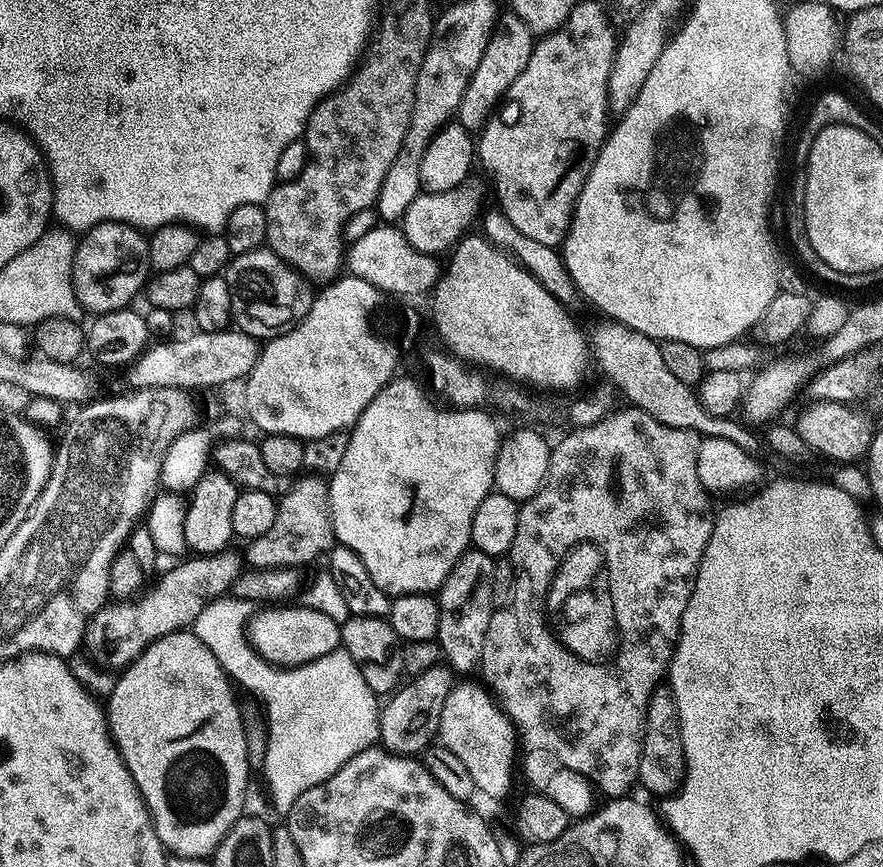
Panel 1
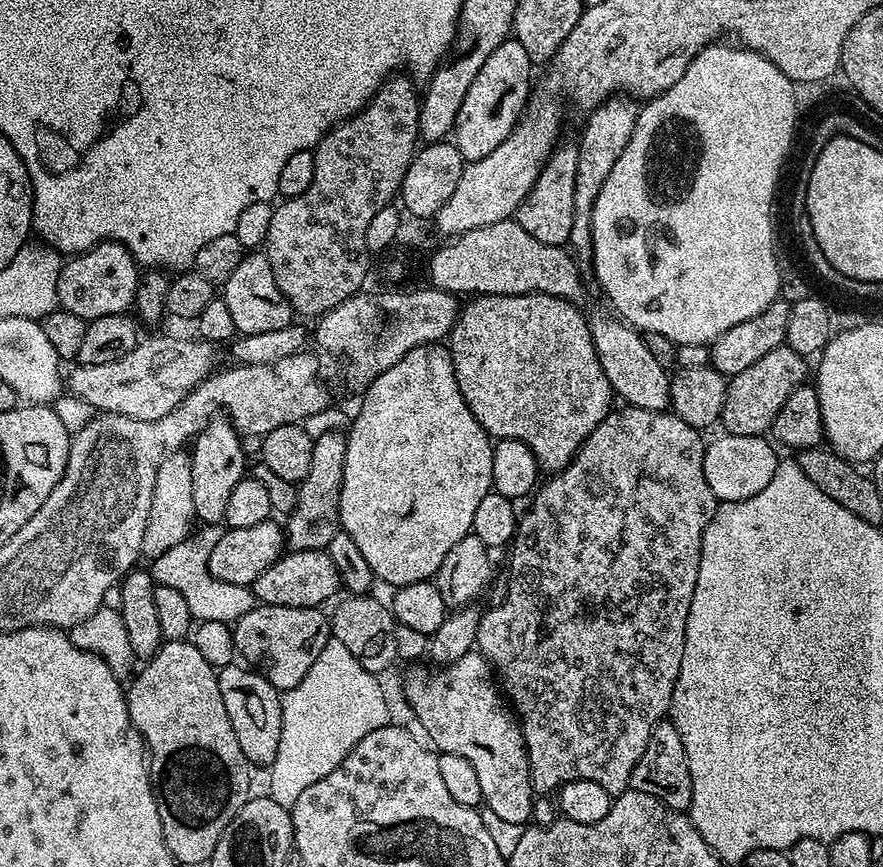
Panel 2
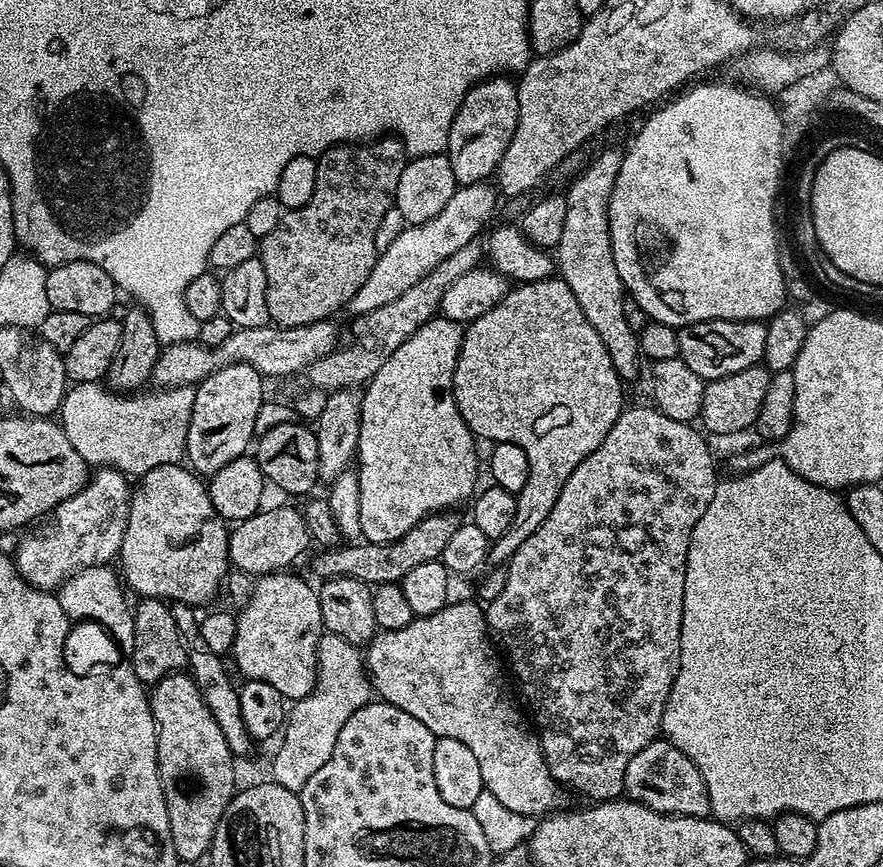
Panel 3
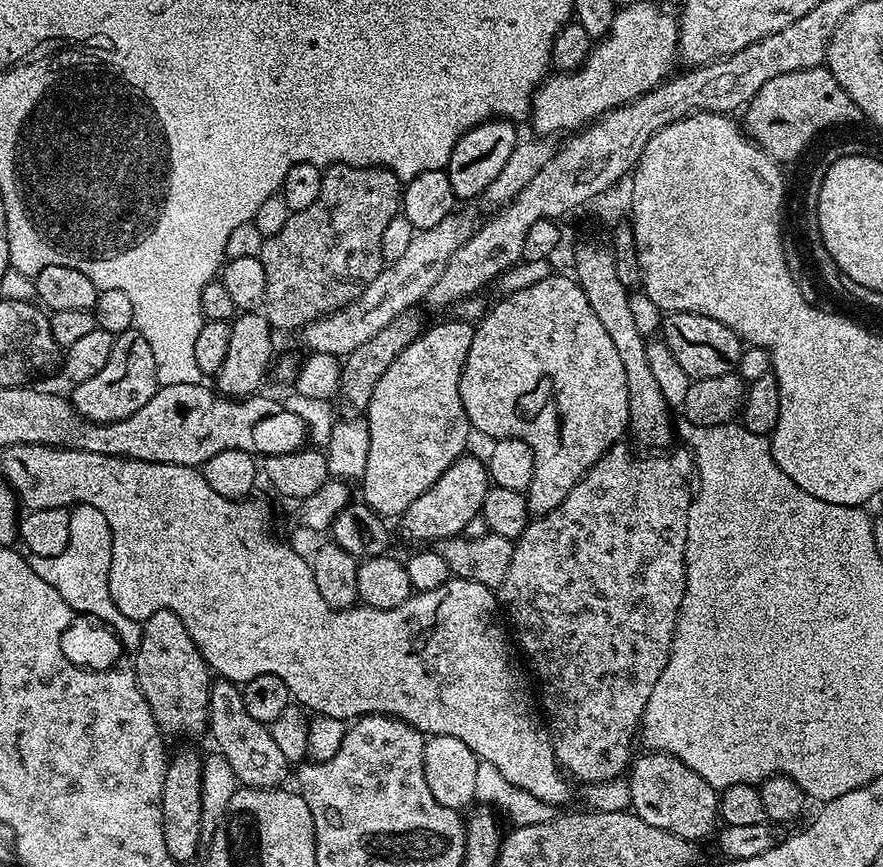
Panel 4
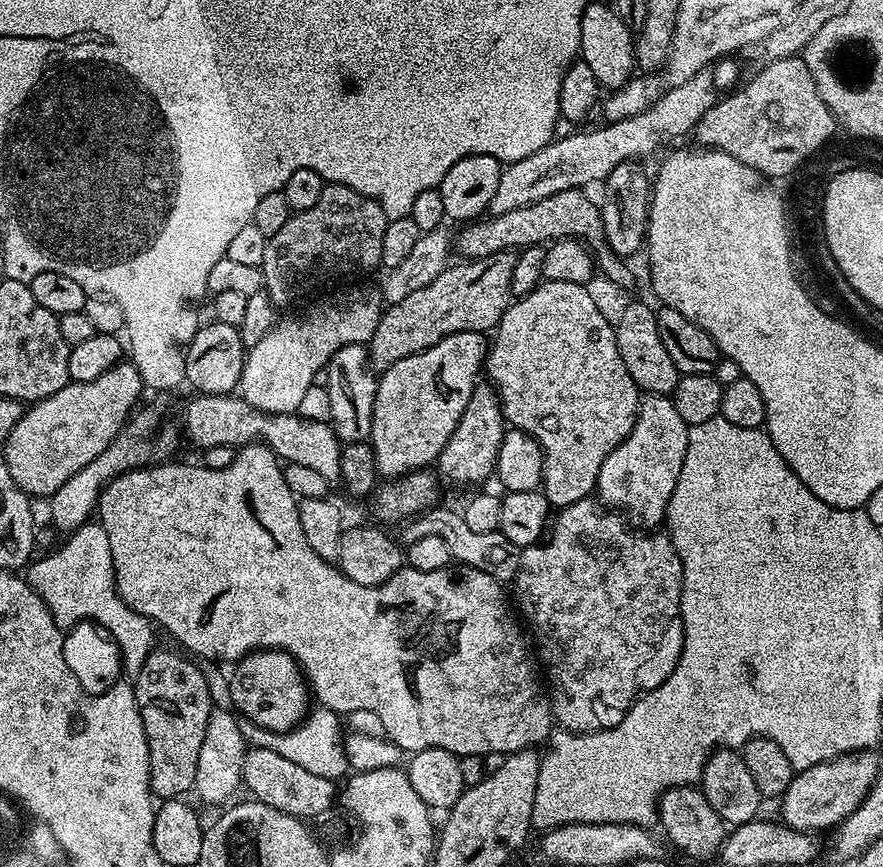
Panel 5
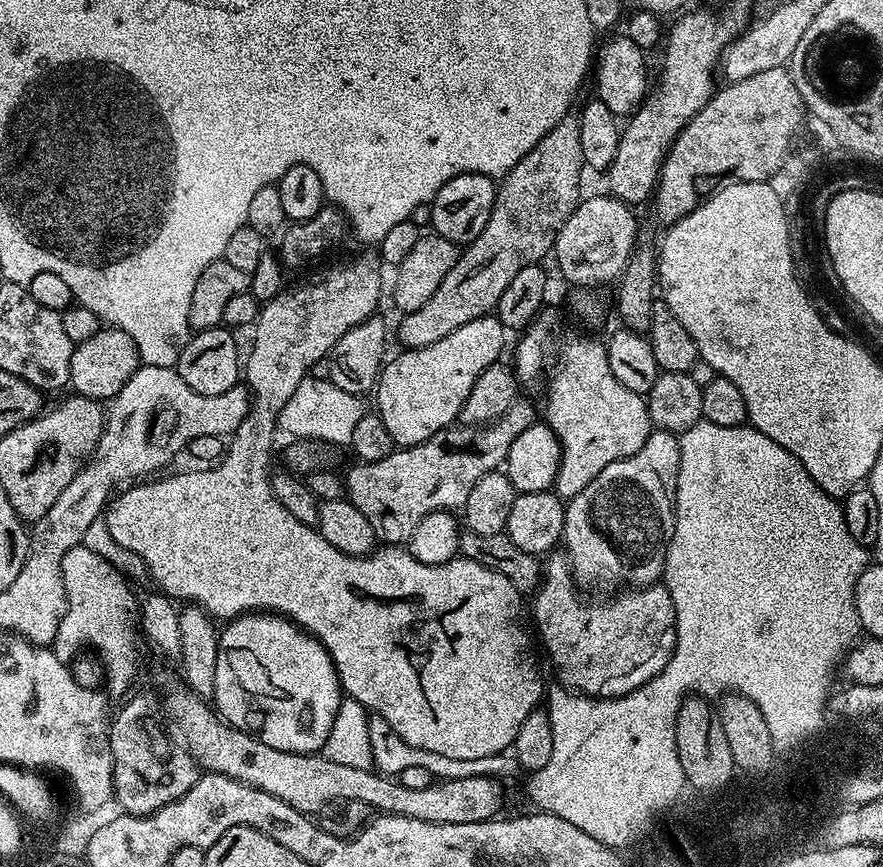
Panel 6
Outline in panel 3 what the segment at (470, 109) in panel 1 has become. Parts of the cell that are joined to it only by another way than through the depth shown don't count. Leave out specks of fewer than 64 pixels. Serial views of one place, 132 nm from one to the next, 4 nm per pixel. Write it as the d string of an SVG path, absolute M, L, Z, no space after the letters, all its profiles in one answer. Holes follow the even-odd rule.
M497 74L473 84L450 126L446 155L457 185L487 181L500 167L506 146L510 146L510 138L514 138L514 130L518 126L516 84L508 80L511 79L507 75Z

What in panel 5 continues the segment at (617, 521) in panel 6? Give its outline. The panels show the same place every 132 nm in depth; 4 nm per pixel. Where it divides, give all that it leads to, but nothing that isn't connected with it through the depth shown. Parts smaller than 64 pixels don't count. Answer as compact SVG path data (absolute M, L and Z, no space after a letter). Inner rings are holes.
M645 395L630 434L602 462L596 483L599 499L608 506L628 508L626 516L633 525L644 530L659 529L669 515L670 501L682 474L682 462L688 460L689 427L682 414L678 414L671 395Z

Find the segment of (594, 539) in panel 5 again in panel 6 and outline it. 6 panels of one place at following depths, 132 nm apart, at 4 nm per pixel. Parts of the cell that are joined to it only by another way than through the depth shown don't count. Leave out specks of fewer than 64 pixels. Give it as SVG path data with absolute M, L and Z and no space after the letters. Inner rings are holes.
M556 555L547 557L540 587L534 593L536 601L530 604L535 631L538 636L540 631L553 666L560 668L555 679L571 691L611 700L659 676L678 643L678 617L674 614L671 587L657 582L617 591L609 595L609 600L583 600L576 593L578 585L567 559Z

